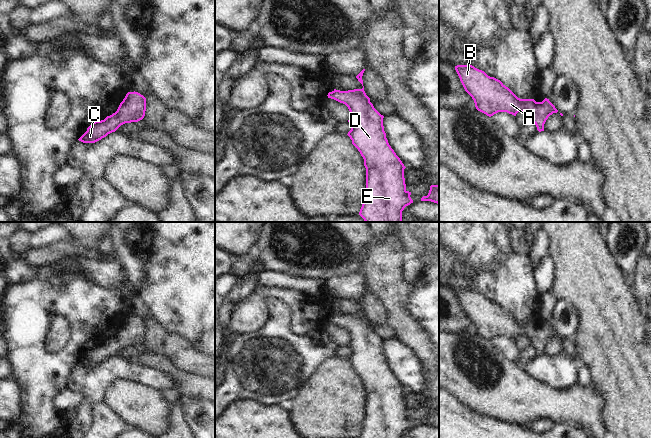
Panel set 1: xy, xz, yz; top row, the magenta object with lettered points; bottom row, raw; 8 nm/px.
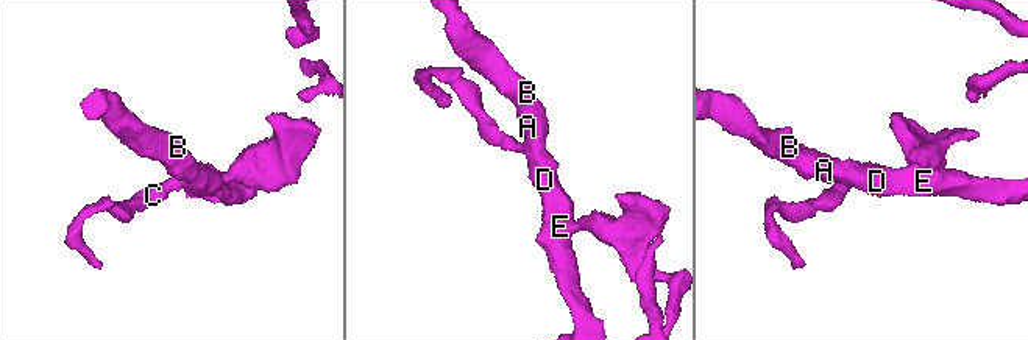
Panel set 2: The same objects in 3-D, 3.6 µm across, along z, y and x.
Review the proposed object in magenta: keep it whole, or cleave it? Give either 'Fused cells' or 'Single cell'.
Single cell

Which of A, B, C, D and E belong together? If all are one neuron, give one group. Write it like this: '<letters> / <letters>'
A B C D E

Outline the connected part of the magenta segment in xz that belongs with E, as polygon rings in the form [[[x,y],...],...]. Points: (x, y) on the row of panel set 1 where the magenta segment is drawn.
[[[334,89],[328,98],[345,104],[350,111],[348,136],[364,159],[366,193],[359,215],[365,222],[402,222],[402,211],[413,200],[406,190],[400,158],[388,143],[383,118],[362,89]]]

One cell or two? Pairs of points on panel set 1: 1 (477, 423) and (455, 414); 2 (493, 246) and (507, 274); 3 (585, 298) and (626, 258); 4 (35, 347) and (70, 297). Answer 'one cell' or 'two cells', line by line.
1: one cell
2: two cells
3: two cells
4: one cell

